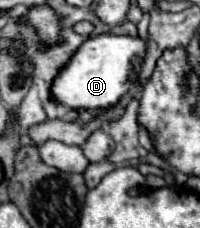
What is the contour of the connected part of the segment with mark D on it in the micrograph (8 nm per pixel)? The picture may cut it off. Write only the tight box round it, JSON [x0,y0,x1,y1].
[52,35,146,109]

